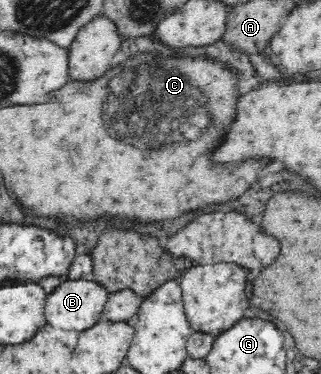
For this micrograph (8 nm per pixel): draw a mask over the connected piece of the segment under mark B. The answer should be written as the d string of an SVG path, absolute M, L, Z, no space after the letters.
M67 278L64 282L60 282L52 292L47 293L45 300L47 323L54 328L82 332L102 319L103 310L108 299L109 292L102 284L94 280L70 280Z

